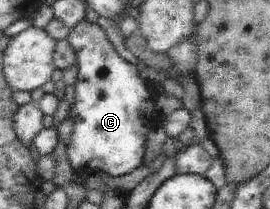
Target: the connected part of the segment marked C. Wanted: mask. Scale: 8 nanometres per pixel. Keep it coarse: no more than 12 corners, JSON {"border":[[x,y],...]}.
{"border":[[100,25],[67,40],[78,65],[75,173],[141,166],[164,122],[137,66]]}

